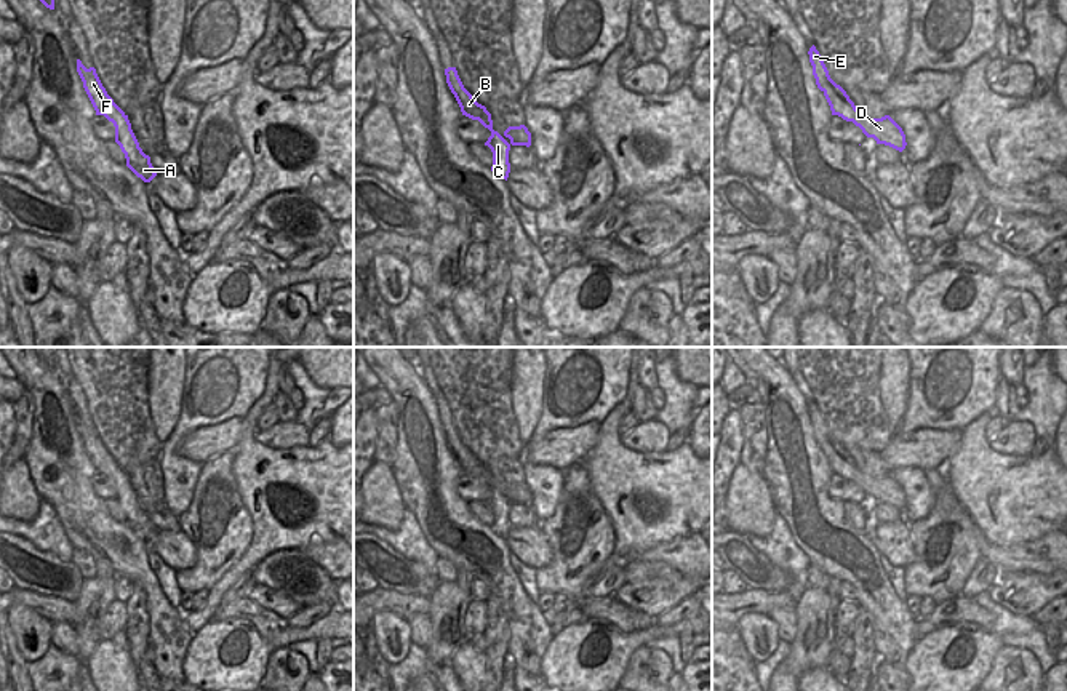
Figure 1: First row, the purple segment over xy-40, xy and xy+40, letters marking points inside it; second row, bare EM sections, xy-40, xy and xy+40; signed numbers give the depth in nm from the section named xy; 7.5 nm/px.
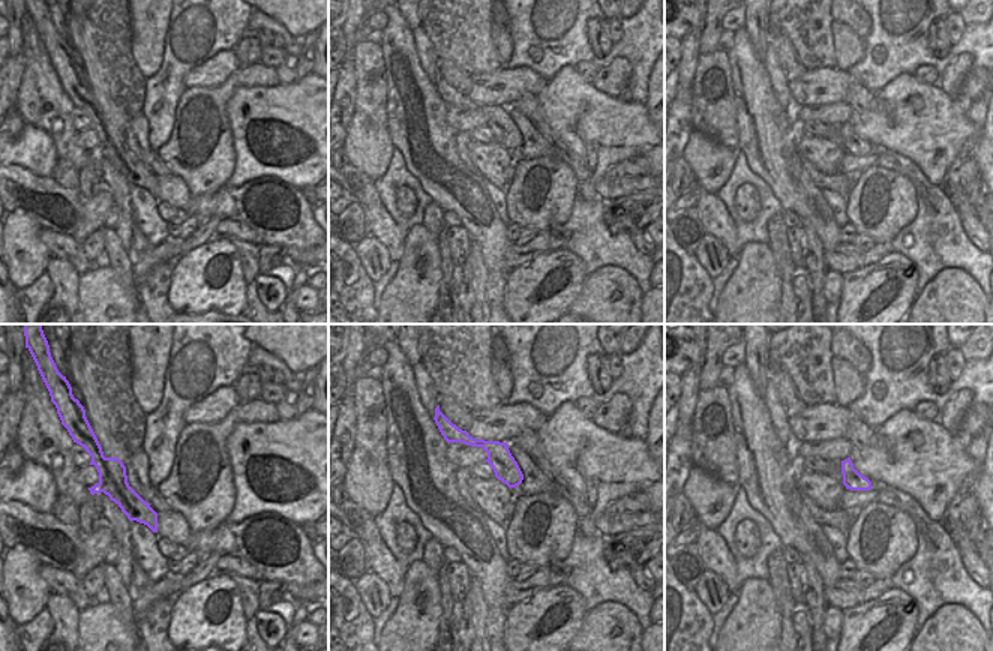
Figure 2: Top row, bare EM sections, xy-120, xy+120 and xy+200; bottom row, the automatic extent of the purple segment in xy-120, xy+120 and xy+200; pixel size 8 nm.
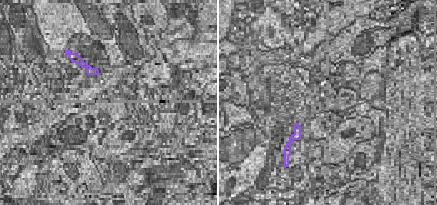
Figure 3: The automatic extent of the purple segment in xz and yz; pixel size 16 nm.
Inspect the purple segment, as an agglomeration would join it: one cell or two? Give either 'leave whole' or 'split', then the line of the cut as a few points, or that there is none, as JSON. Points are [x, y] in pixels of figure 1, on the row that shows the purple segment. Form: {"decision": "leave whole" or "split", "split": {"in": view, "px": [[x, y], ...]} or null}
{"decision": "split", "split": {"in": "xy", "px": [[477, 104], [488, 127]]}}

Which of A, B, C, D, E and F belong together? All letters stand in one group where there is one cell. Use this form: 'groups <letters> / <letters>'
groups A B C F / D E

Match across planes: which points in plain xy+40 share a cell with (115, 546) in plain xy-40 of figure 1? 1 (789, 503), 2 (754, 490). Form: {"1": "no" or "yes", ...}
{"1": "yes", "2": "no"}

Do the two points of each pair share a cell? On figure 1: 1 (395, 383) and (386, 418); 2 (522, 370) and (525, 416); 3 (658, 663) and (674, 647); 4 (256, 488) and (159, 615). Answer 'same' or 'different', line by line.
1: different
2: same
3: different
4: different

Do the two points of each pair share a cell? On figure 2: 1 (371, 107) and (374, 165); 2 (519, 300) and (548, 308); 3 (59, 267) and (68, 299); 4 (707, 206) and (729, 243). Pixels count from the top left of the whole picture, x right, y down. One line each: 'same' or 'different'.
1: different
2: same
3: same
4: same

